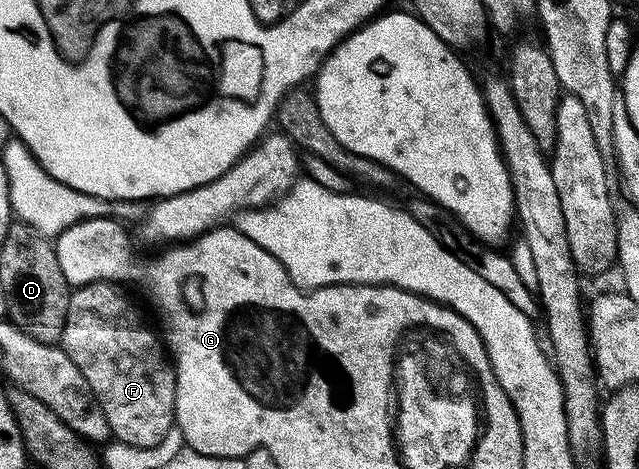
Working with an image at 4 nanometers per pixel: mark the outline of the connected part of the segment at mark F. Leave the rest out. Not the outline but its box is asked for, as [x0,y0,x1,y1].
[60,282,175,447]

